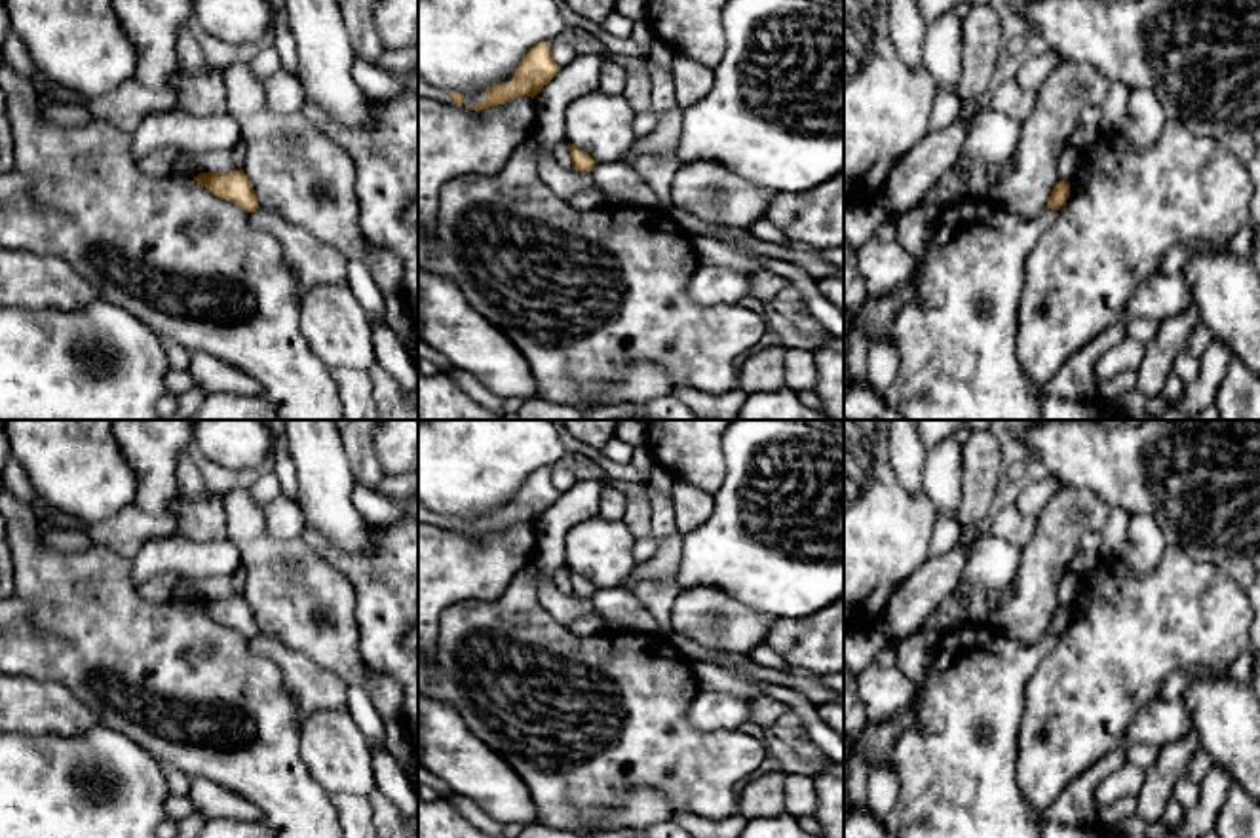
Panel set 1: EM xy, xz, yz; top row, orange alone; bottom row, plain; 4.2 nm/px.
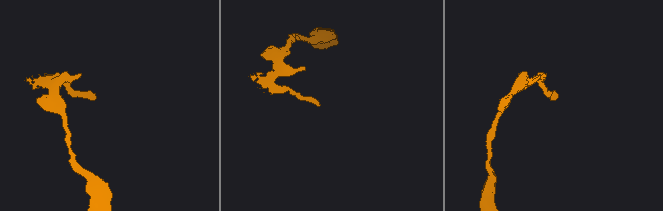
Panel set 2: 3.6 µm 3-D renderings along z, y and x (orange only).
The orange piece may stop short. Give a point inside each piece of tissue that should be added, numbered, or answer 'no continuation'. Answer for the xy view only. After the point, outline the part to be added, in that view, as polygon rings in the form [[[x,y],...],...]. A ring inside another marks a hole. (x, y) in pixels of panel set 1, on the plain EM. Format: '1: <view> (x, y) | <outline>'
no continuation

